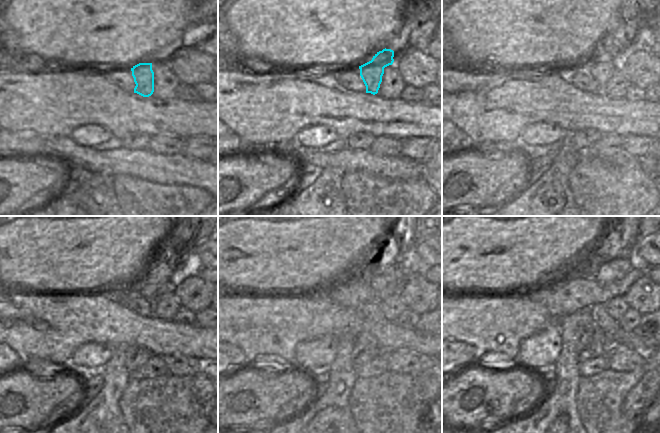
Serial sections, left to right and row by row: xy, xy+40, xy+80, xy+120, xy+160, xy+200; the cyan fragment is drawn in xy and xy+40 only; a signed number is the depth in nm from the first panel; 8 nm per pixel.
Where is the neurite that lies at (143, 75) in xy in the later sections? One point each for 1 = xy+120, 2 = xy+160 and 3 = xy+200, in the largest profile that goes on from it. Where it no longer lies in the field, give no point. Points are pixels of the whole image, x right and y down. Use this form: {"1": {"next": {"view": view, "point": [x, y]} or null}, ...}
{"1": {"next": {"view": "xy+120", "point": [159, 279]}}, "2": {"next": {"view": "xy+160", "point": [386, 280]}}, "3": {"next": {"view": "xy+200", "point": [613, 270]}}}

